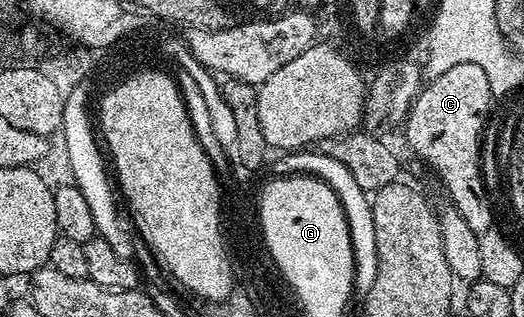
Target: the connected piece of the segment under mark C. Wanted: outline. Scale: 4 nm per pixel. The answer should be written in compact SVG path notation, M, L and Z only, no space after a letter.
M457 63L457 67L449 67L449 71L431 77L408 111L405 130L412 151L447 188L450 204L455 206L471 229L479 229L479 233L487 237L487 205L479 201L479 181L475 181L475 177L485 171L485 165L475 165L475 161L485 161L485 143L479 140L488 99L484 74L485 70L477 67L477 63Z

